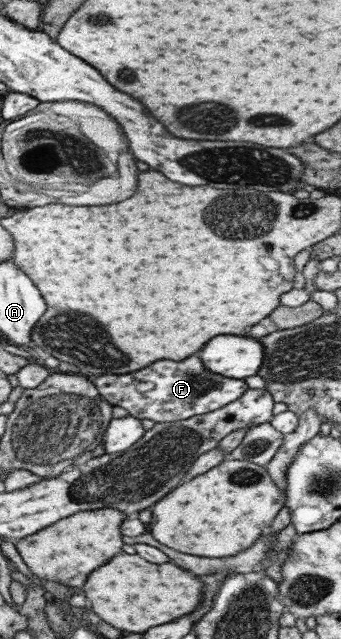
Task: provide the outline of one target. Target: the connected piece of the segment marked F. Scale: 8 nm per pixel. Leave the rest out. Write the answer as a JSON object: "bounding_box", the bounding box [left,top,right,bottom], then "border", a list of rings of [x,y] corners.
{"bounding_box":[92,356,247,423],"border":[[[189,356],[179,362],[159,360],[137,372],[97,376],[92,383],[102,399],[112,407],[119,406],[133,418],[148,418],[155,423],[185,420],[217,410],[237,400],[247,390],[244,379],[225,378],[203,369],[198,356]]]}

